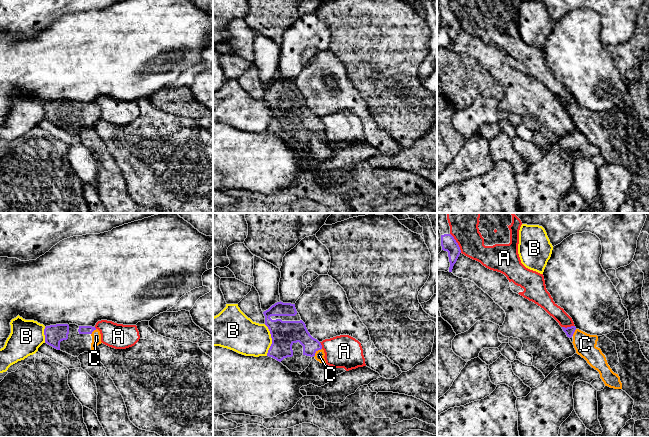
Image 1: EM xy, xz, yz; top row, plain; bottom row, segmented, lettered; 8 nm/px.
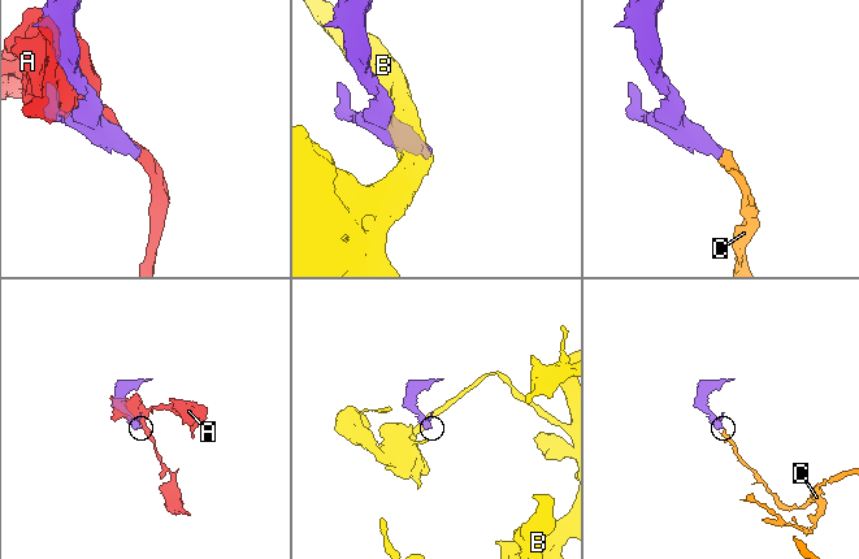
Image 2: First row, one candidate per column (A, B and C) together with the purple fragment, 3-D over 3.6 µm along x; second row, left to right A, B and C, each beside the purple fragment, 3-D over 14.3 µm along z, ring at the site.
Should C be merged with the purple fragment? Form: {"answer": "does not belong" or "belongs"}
{"answer": "belongs"}

